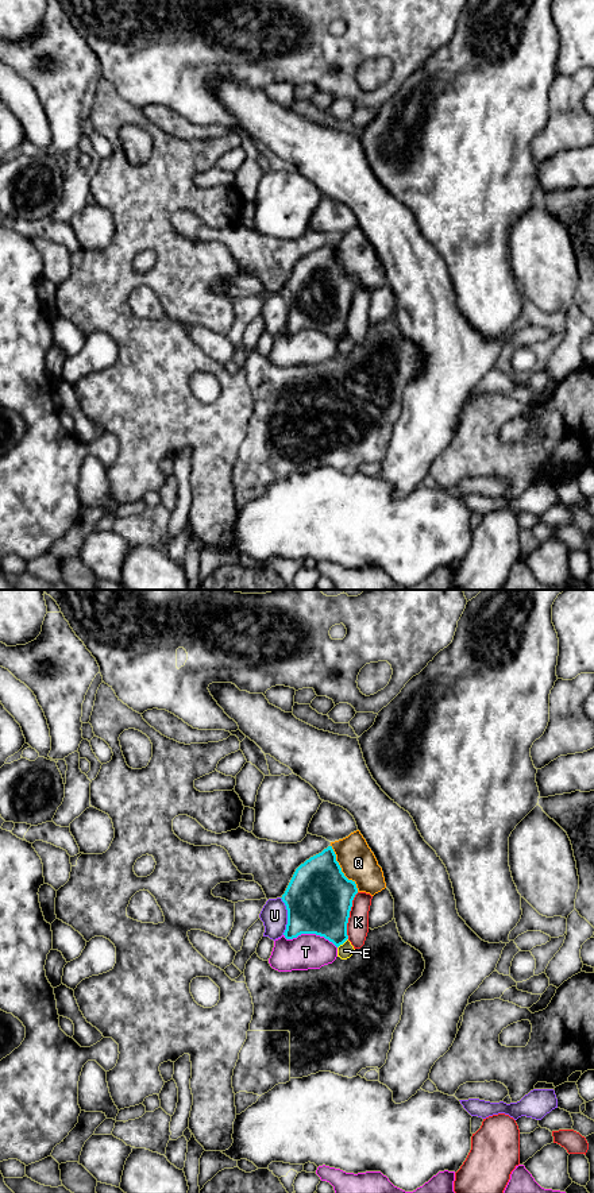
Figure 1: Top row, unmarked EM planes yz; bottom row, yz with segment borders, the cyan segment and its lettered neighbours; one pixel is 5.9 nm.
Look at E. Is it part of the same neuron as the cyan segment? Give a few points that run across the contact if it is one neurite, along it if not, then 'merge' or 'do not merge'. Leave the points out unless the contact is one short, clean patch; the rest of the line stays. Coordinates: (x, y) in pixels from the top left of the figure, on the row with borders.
line yz (347, 938), (338, 948); do not merge

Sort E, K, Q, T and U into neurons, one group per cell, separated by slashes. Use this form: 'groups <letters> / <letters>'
groups E / K / Q / T / U

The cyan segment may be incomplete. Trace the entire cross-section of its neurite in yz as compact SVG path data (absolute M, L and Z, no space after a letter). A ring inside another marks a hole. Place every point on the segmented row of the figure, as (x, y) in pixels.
M332 846L310 857L296 869L281 897L288 910L285 938L316 934L339 947L348 939L347 923L356 893L355 881L342 872Z

